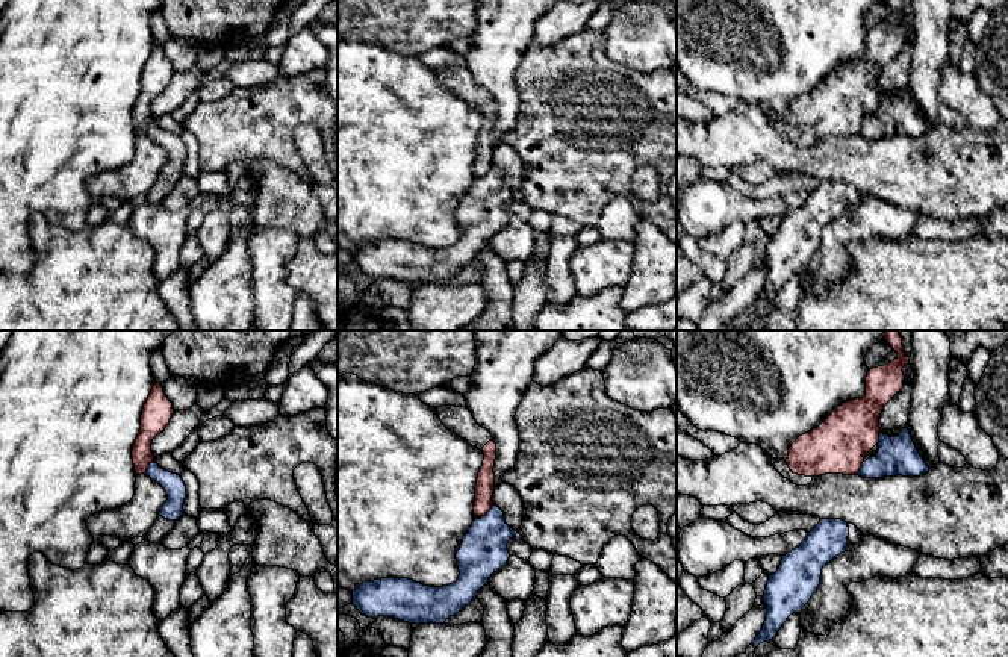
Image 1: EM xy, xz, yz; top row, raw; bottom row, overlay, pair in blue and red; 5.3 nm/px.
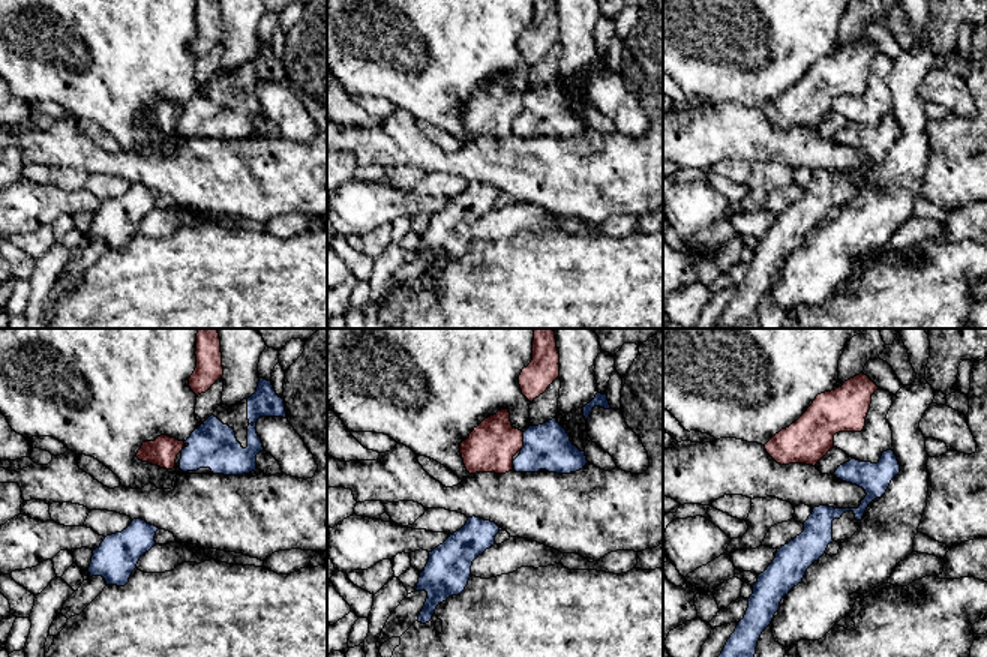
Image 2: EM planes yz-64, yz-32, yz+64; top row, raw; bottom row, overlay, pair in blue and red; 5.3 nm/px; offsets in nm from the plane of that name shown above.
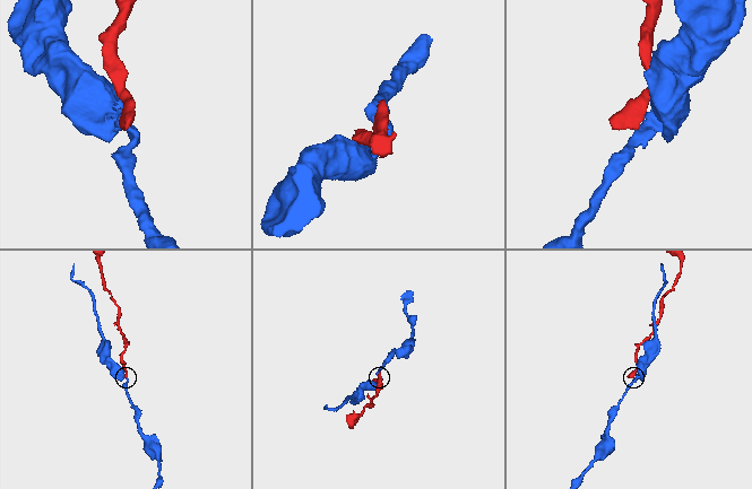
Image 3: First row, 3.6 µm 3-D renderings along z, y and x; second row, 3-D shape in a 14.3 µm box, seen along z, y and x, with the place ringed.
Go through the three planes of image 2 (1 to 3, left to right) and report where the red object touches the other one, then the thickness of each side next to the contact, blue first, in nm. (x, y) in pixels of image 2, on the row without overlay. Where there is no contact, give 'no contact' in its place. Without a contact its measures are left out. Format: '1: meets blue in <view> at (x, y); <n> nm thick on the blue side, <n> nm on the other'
1: no contact
2: meets blue in yz-32 at (524, 105); 240 nm thick on the blue side, 260 nm on the other
3: no contact

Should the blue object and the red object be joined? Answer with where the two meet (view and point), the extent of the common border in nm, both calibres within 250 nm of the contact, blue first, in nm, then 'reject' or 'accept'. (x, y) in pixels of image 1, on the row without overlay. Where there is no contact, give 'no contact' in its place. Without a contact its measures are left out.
xz (488, 173) | 100 nm | 240/100 nm | reject

